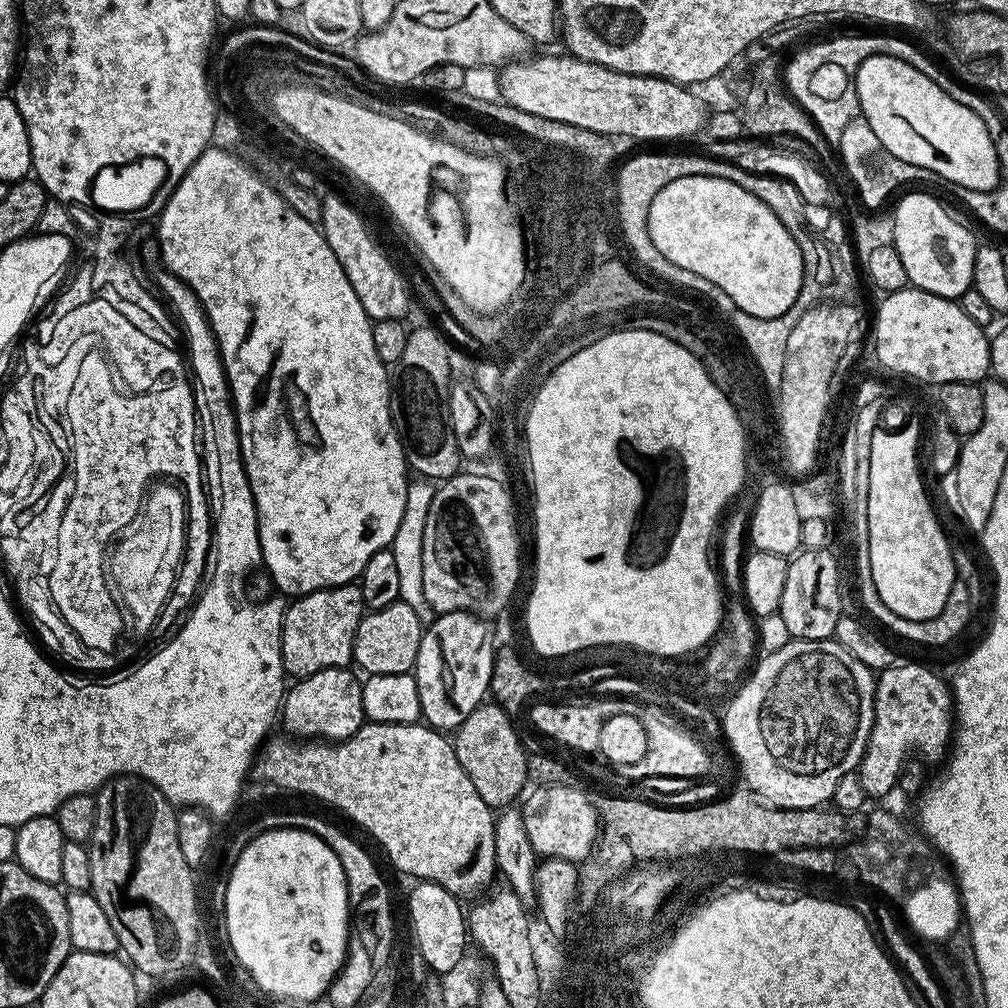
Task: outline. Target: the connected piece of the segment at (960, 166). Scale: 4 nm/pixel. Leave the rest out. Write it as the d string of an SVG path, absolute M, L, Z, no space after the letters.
M871 56L858 66L856 71L856 93L860 103L859 115L870 122L870 130L878 134L878 142L896 160L906 162L920 170L930 170L933 176L946 178L951 184L965 187L967 190L990 191L1001 182L1000 153L997 141L986 130L982 118L970 110L970 106L962 106L962 102L954 102L938 82L928 77L919 66L907 64L893 56Z

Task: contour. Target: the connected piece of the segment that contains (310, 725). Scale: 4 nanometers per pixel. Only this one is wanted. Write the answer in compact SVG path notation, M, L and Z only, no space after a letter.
M351 667L331 668L330 670L318 670L318 674L297 679L296 684L287 689L282 701L282 707L278 713L279 719L284 720L283 731L292 738L323 738L328 742L345 740L355 734L366 722L364 707L362 706L362 690L364 685L361 677Z

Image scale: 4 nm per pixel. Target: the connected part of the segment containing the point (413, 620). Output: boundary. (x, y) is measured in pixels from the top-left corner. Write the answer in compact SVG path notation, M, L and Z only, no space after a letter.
M402 599L394 601L390 606L371 609L360 620L354 638L352 659L355 667L368 676L411 673L416 666L418 646L424 637L424 629L425 625L420 623L418 614L414 614L414 610L406 606Z

